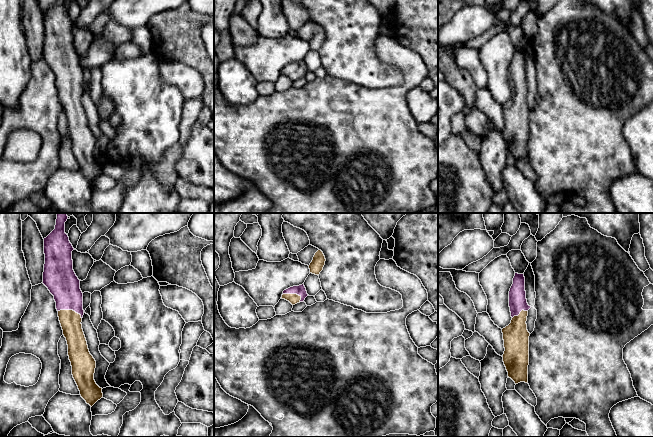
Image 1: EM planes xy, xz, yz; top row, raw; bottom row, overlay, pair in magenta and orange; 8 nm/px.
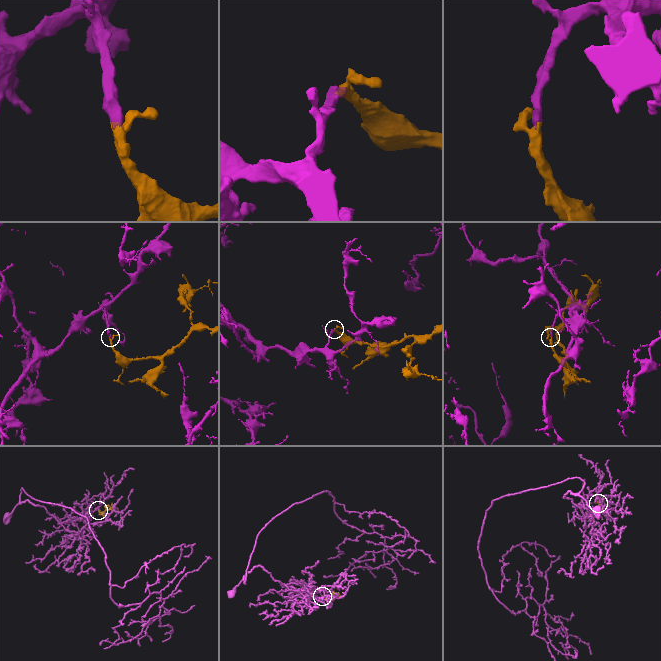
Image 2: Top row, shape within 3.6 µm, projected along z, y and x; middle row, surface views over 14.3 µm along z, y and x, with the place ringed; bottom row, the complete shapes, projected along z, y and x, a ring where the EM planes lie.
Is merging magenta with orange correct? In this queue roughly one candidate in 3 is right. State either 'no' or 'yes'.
yes

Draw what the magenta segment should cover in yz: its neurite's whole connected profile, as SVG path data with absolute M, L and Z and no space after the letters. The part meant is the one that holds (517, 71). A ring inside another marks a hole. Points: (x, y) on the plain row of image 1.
M515 49L509 67L509 83L512 96L502 105L505 124L503 138L508 153L515 160L528 159L530 109L527 106L526 97L531 82L526 75L524 50Z

